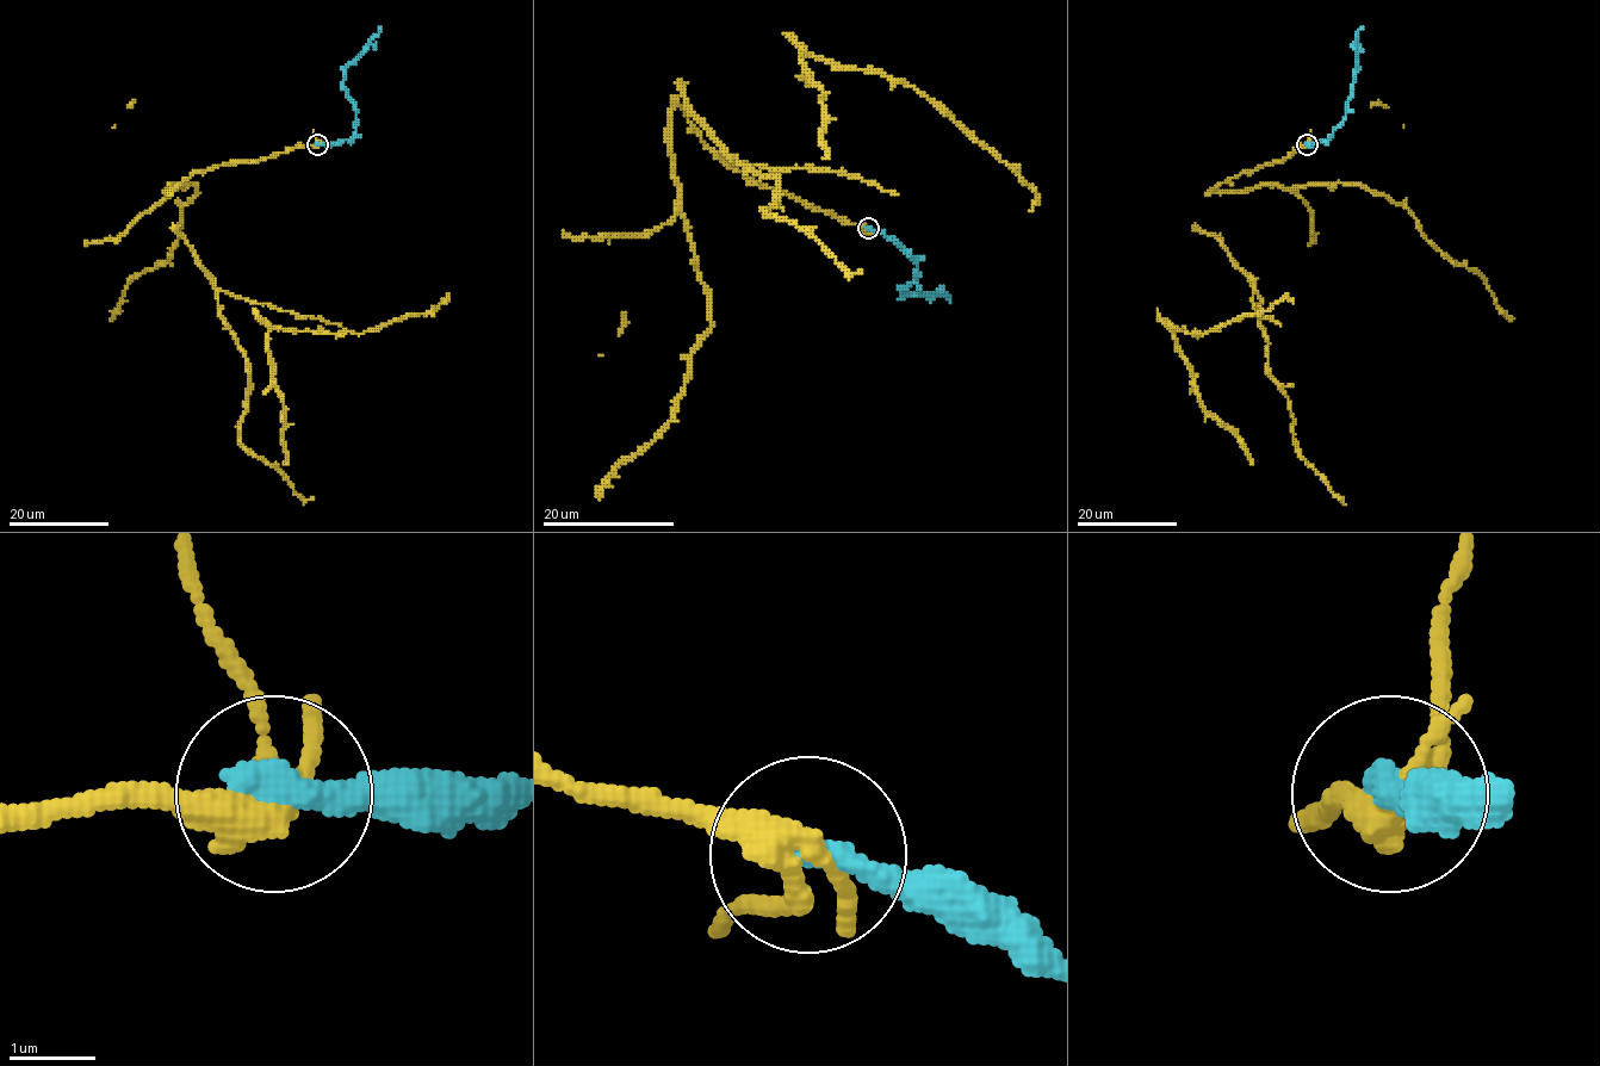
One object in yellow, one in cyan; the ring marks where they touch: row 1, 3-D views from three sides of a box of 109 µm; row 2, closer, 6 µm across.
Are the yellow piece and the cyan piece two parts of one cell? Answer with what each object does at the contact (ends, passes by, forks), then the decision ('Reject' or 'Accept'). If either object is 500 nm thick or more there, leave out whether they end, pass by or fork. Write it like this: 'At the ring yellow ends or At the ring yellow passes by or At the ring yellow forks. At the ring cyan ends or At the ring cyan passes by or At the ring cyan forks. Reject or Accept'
At the ring yellow forks. At the ring cyan ends. Accept

